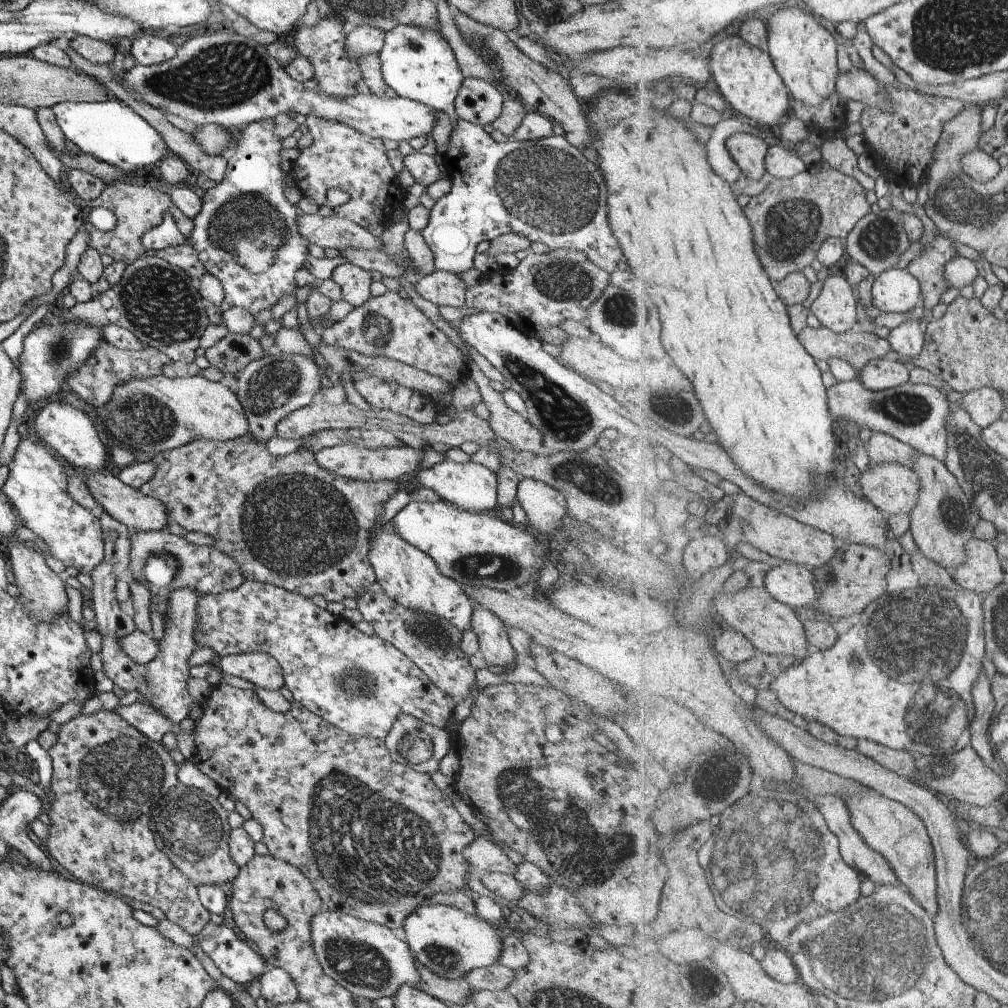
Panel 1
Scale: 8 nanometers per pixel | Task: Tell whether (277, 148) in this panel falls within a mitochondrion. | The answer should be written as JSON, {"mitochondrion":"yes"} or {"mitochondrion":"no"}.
{"mitochondrion":"no"}

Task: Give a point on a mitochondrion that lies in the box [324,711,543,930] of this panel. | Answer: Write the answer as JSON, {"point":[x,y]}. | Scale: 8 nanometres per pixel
{"point":[417,743]}

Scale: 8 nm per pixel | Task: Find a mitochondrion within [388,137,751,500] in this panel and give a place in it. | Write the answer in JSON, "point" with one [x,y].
{"point":[566,419]}

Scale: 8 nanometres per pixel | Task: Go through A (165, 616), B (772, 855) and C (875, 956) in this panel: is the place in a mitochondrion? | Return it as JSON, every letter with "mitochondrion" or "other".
{"A":"other","B":"mitochondrion","C":"mitochondrion"}

